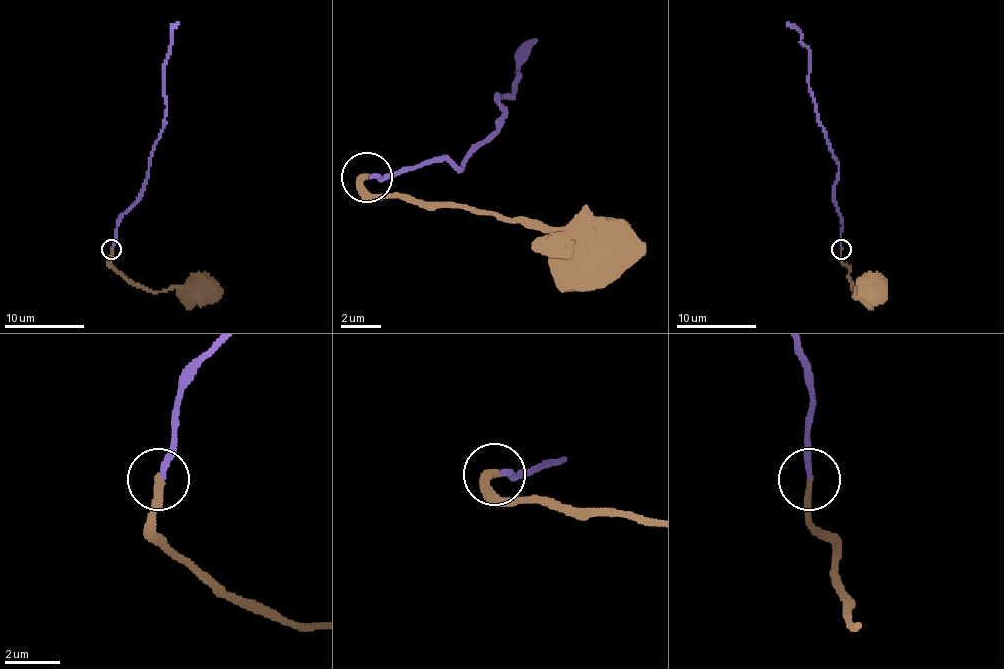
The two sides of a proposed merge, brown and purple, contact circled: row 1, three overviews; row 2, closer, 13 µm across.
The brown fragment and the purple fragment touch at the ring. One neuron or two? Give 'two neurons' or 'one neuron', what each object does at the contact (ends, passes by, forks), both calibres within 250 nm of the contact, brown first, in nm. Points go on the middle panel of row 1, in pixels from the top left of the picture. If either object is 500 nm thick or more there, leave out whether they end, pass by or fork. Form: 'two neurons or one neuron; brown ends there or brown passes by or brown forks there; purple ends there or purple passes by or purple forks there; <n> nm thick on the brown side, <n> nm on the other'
one neuron; brown ends there; purple ends there; 280 nm thick on the brown side, 200 nm on the other

